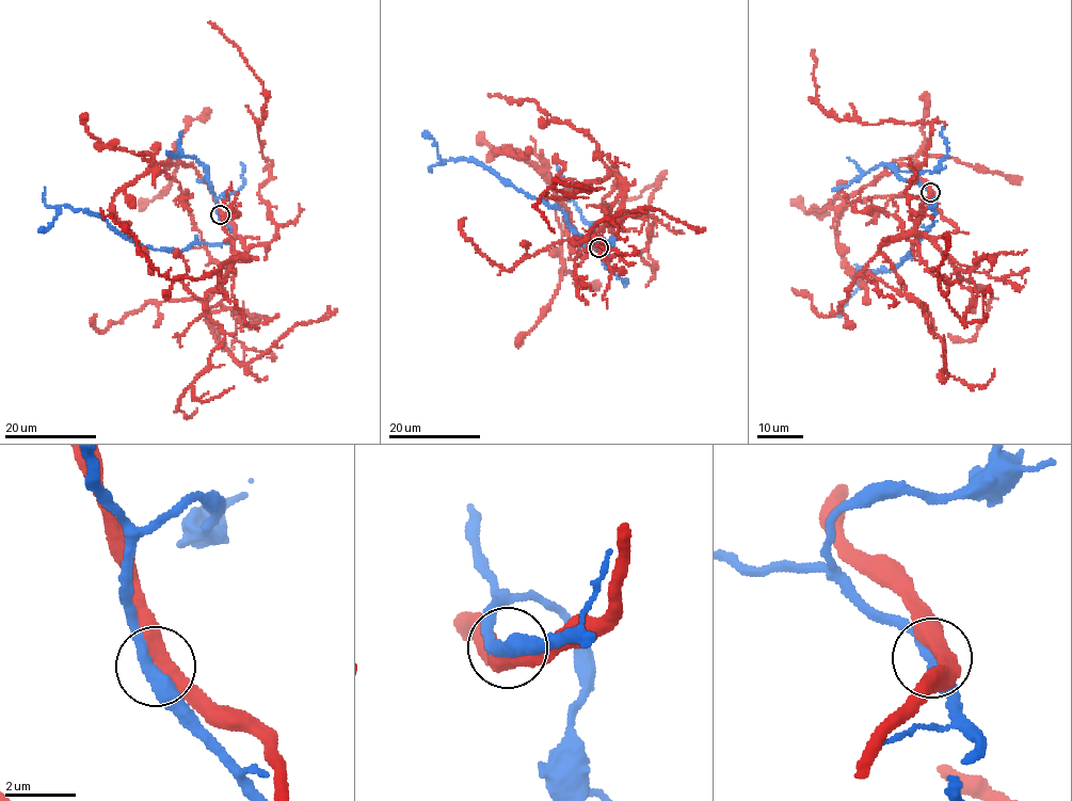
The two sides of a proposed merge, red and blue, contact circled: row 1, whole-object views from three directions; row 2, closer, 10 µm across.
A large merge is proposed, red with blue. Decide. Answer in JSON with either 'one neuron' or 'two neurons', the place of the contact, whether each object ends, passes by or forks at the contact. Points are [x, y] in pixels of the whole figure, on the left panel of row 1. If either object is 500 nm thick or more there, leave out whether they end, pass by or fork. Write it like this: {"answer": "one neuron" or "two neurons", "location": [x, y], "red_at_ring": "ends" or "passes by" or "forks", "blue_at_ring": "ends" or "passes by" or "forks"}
{"answer": "one neuron", "location": [220, 214], "red_at_ring": "passes by", "blue_at_ring": "passes by"}

